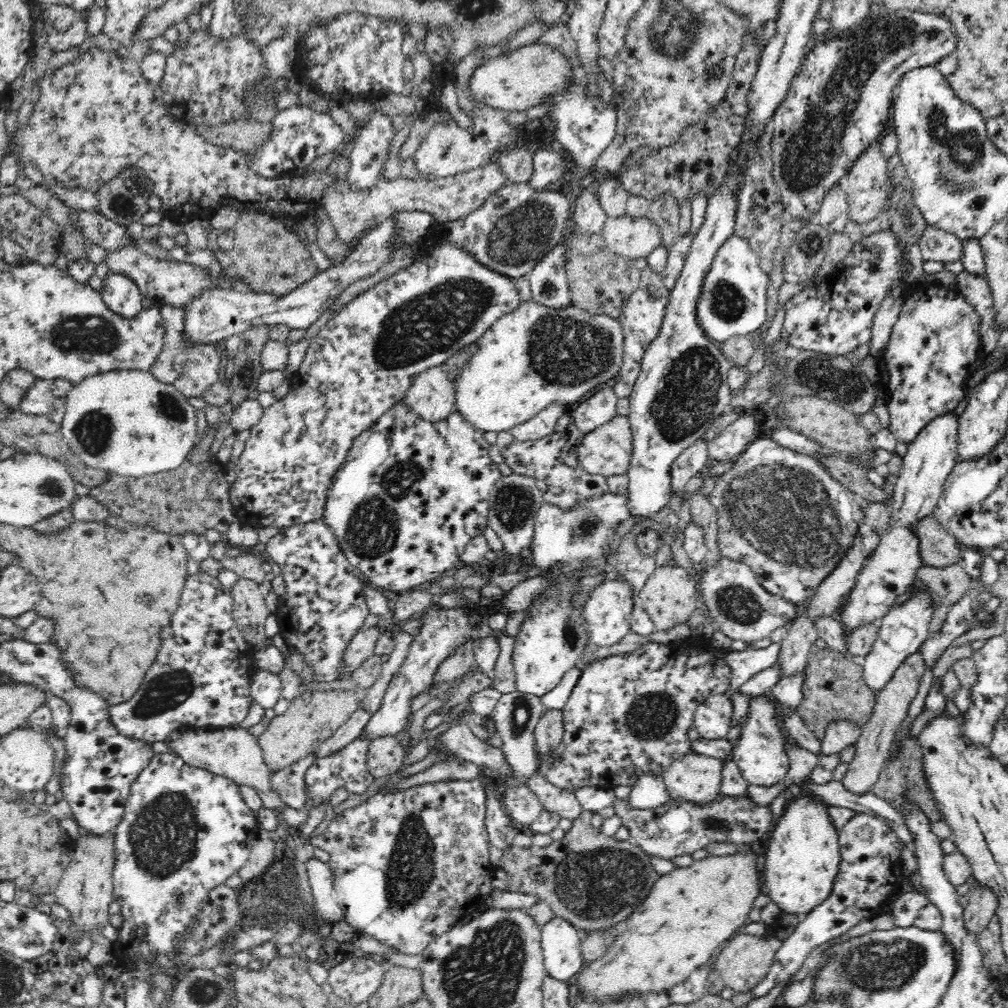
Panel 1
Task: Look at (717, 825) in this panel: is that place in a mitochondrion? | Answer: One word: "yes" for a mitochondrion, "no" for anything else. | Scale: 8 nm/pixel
yes

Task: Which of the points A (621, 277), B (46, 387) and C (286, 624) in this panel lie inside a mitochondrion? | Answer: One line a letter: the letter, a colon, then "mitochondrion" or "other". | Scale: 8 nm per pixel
A: other
B: other
C: other

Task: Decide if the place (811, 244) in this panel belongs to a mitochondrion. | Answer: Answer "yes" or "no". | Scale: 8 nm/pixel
yes

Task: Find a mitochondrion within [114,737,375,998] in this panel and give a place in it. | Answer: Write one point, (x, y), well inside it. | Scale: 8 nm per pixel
(166, 834)

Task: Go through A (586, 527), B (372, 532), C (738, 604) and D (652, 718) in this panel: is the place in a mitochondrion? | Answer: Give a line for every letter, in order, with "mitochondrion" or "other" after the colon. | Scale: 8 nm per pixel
A: mitochondrion
B: mitochondrion
C: mitochondrion
D: mitochondrion

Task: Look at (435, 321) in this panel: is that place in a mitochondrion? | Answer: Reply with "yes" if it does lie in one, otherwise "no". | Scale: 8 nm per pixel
yes

